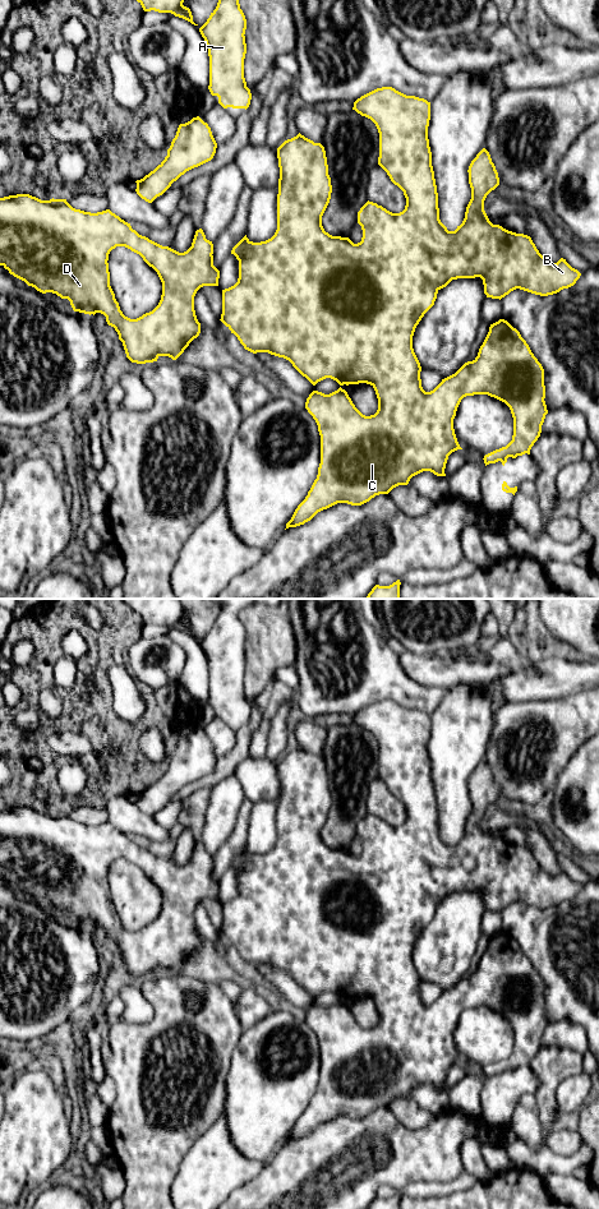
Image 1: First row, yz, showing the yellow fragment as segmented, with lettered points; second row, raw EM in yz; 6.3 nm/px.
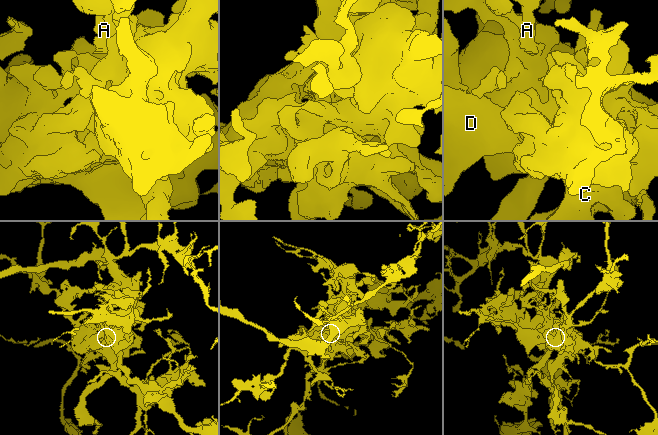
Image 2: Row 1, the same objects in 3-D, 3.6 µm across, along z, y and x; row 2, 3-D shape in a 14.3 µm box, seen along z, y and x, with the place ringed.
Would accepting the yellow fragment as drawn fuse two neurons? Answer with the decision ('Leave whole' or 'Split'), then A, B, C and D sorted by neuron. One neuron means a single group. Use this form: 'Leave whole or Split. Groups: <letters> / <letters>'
Leave whole. Groups: A B C D

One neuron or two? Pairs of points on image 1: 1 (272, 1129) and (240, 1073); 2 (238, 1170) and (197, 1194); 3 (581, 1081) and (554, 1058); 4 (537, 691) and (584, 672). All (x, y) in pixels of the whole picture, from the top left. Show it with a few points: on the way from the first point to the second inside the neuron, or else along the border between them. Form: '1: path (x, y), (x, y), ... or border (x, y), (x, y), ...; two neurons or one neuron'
1: path (262, 1115), (262, 1094), (254, 1087); one neuron
2: path (227, 1170), (221, 1170), (207, 1184); one neuron
3: border (583, 1070), (568, 1076), (557, 1088), (557, 1101); two neurons
4: path (548, 679), (572, 677); one neuron

